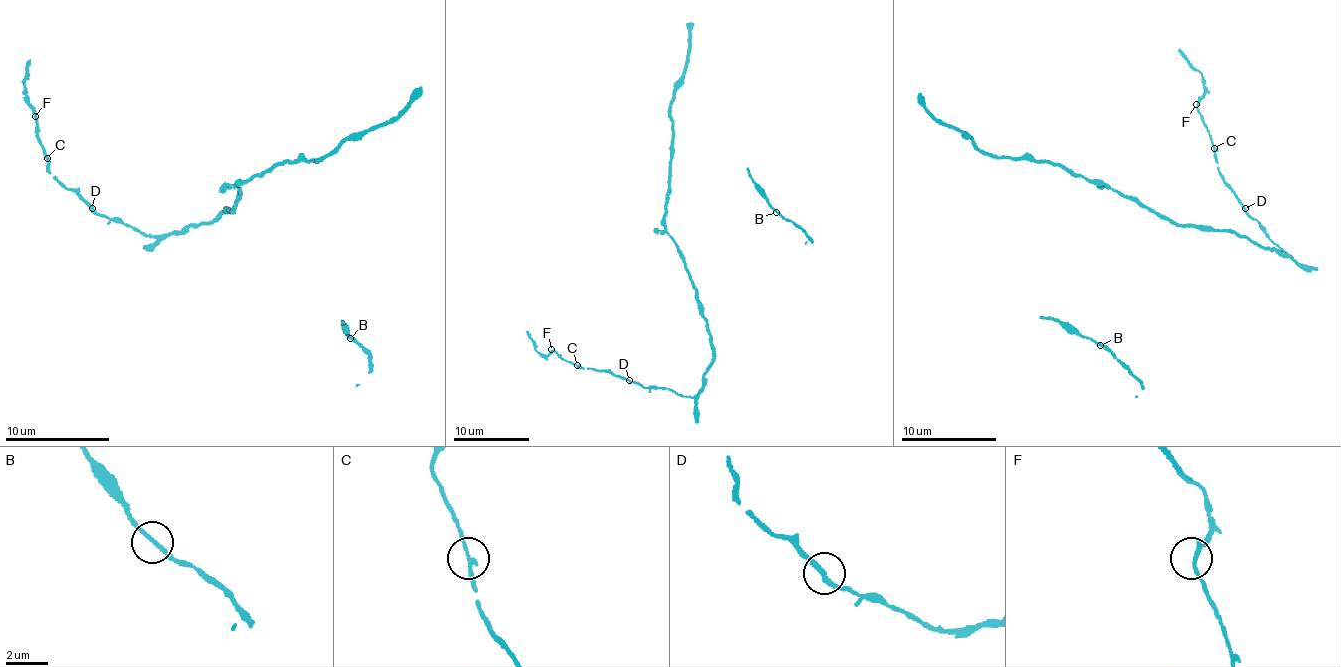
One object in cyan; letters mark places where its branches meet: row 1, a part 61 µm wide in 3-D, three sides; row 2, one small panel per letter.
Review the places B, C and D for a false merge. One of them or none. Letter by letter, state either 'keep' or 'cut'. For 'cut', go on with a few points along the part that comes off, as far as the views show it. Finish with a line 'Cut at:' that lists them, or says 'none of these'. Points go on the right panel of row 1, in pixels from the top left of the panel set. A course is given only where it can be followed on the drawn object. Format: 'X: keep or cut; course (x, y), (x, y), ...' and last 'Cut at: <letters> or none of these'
B: keep
C: keep
D: keep
Cut at: none of these

